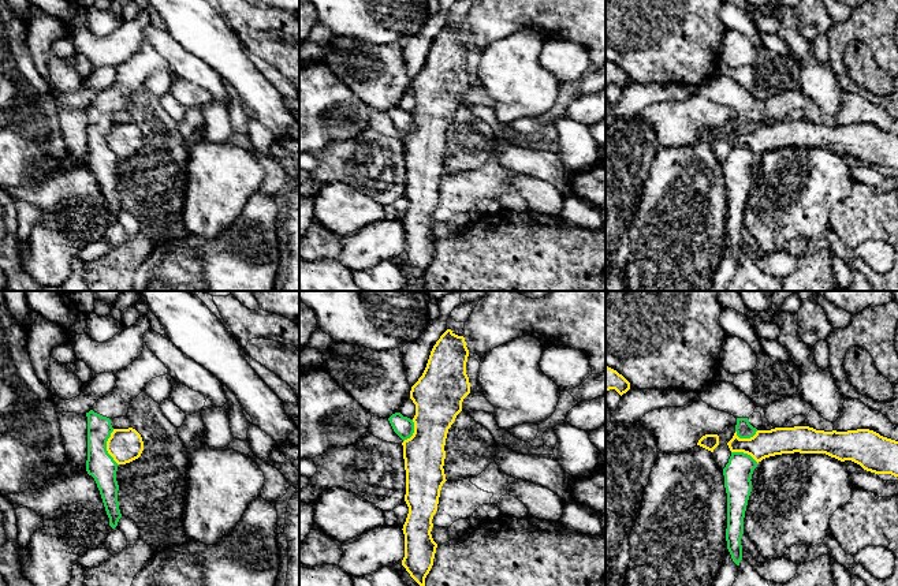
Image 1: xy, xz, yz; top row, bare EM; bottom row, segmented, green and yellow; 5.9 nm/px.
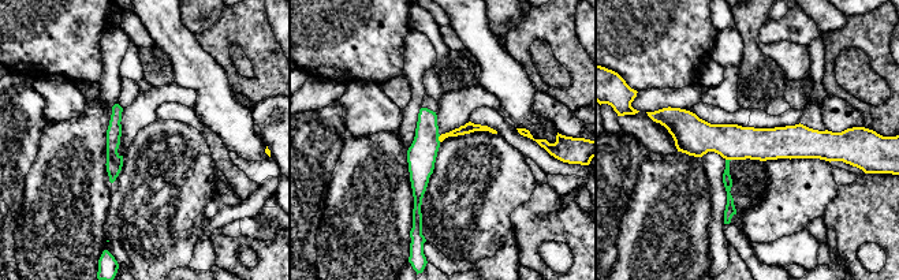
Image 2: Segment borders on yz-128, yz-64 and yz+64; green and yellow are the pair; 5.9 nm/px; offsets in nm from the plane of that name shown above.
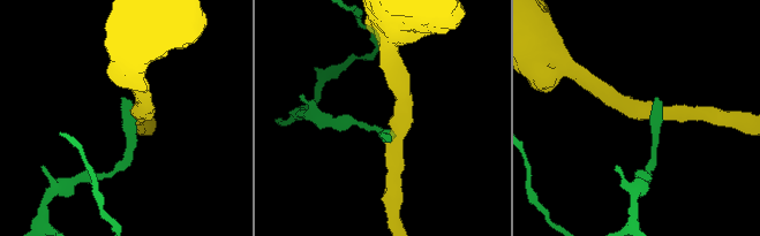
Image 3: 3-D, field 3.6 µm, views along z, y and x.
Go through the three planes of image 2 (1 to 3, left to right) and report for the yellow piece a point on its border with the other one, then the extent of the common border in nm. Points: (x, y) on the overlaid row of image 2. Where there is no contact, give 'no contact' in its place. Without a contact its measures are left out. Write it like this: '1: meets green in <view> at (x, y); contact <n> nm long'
1: no contact
2: meets green in yz-64 at (437, 138); contact 40 nm long
3: meets green in yz+64 at (728, 160); contact 30 nm long

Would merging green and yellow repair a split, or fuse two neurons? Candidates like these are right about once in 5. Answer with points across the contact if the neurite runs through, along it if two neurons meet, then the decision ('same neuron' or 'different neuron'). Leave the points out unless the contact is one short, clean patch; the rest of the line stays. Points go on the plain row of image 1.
border xy (112, 123), (107, 135), (107, 146), (118, 159); different neuron

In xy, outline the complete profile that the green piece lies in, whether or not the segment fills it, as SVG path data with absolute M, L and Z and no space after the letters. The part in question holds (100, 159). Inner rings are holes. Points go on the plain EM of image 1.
M144 37L142 48L127 61L119 64L112 86L98 93L87 111L87 154L86 165L100 184L109 220L115 223L122 212L118 195L118 157L107 145L107 135L113 126L111 115L126 111L130 97L156 71L168 68L165 59Z

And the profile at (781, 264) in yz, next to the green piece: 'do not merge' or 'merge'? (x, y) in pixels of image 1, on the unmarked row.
do not merge

